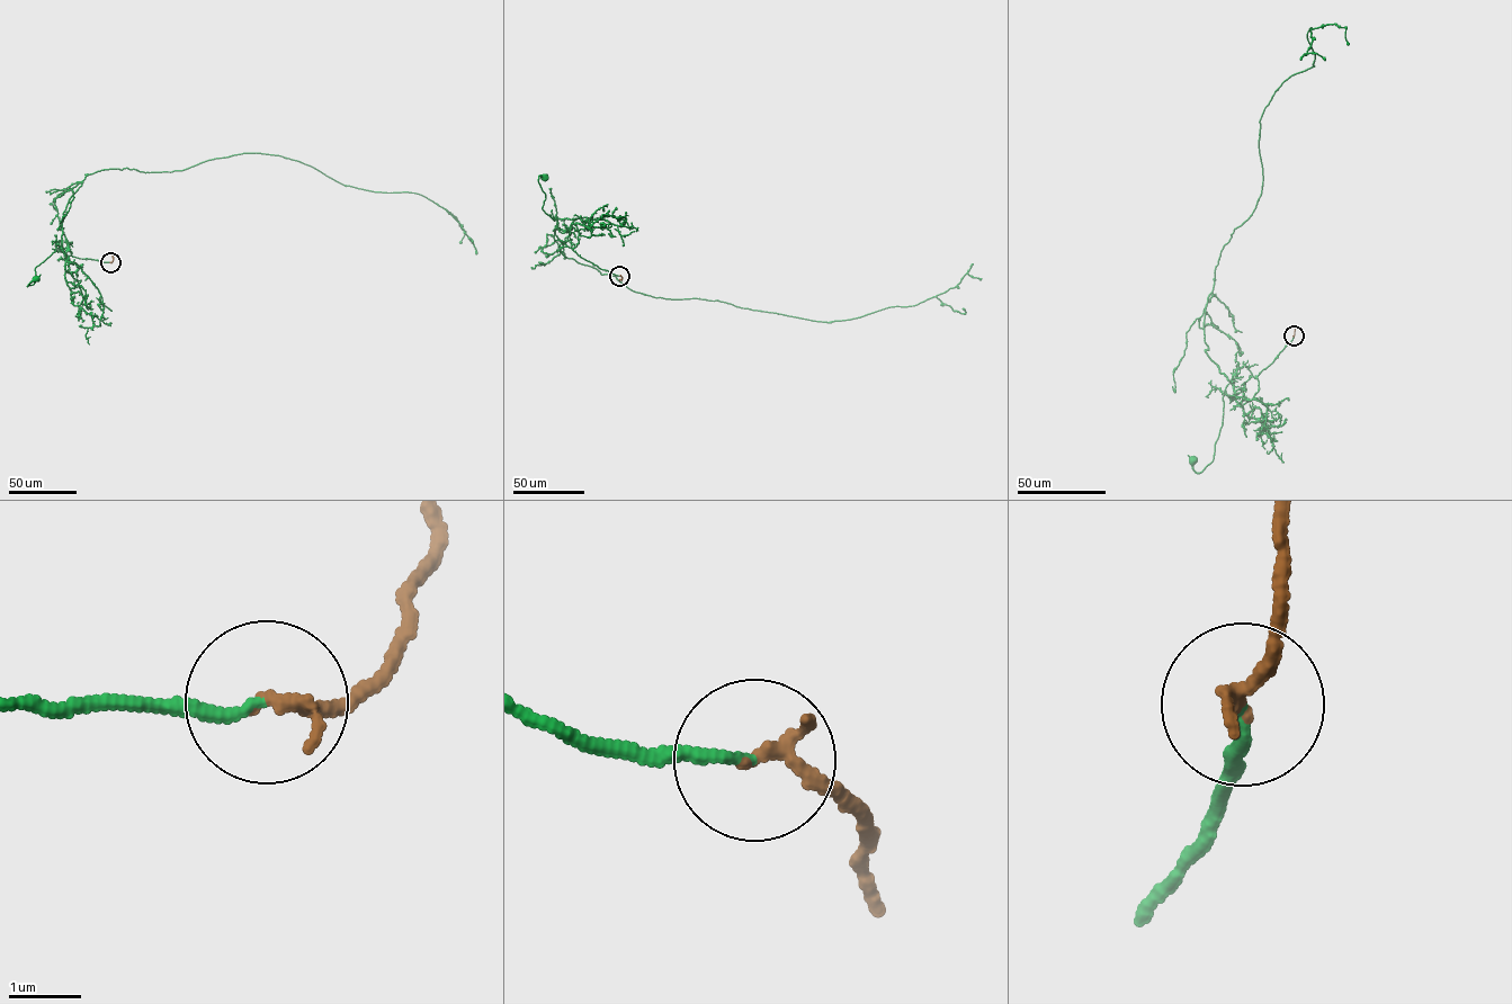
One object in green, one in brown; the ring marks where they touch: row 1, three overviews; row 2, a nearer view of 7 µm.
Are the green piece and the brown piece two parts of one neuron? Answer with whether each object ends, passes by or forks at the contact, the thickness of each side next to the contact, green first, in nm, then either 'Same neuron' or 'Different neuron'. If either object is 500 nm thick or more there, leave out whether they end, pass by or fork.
At the ring green ends. At the ring brown passes by. Thickness 140 nm (green) against 150 nm. Same neuron

